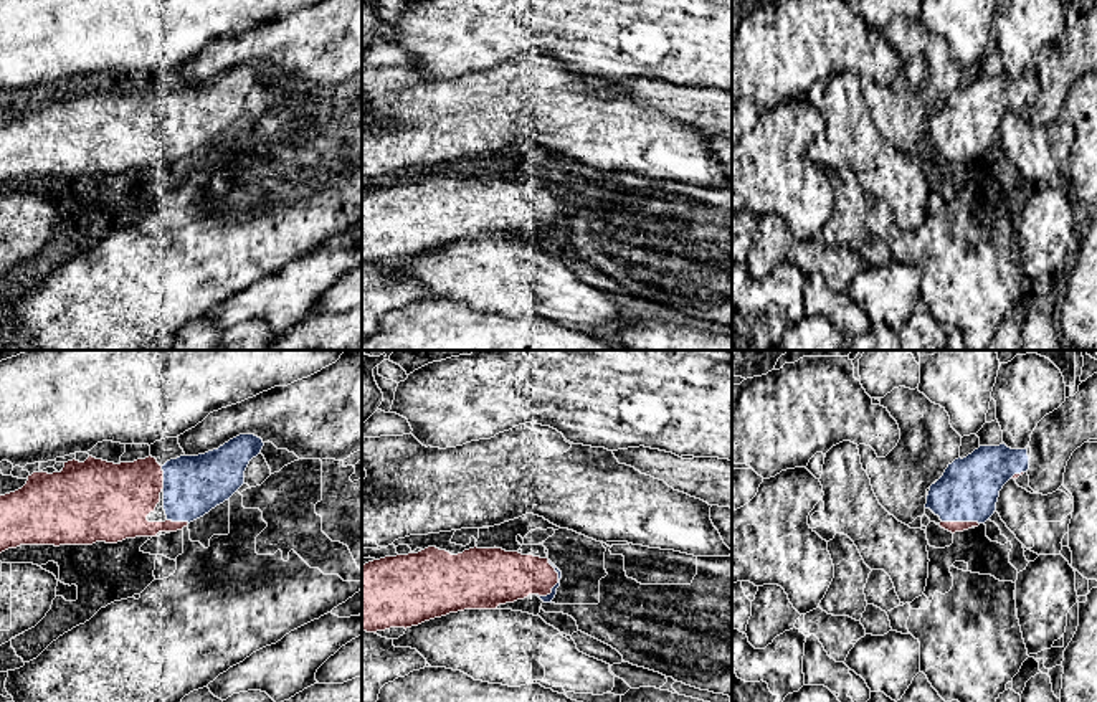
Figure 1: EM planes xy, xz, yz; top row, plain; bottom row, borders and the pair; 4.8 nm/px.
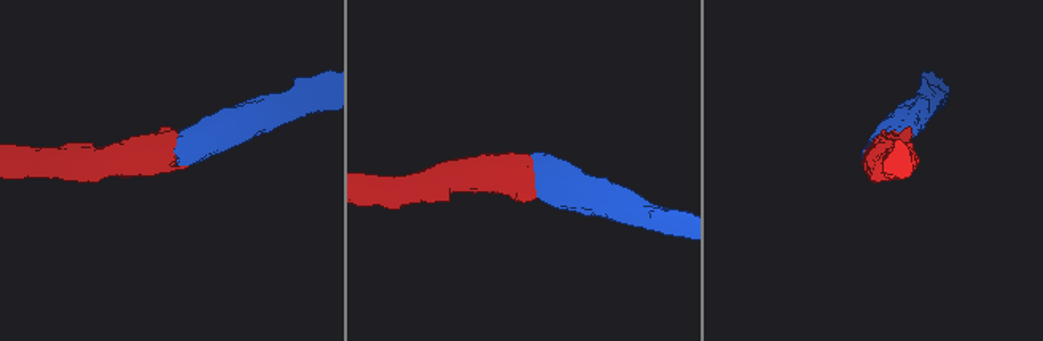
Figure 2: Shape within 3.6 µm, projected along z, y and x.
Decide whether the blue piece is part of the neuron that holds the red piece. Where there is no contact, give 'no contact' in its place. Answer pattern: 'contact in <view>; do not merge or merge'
contact in xz; merge

